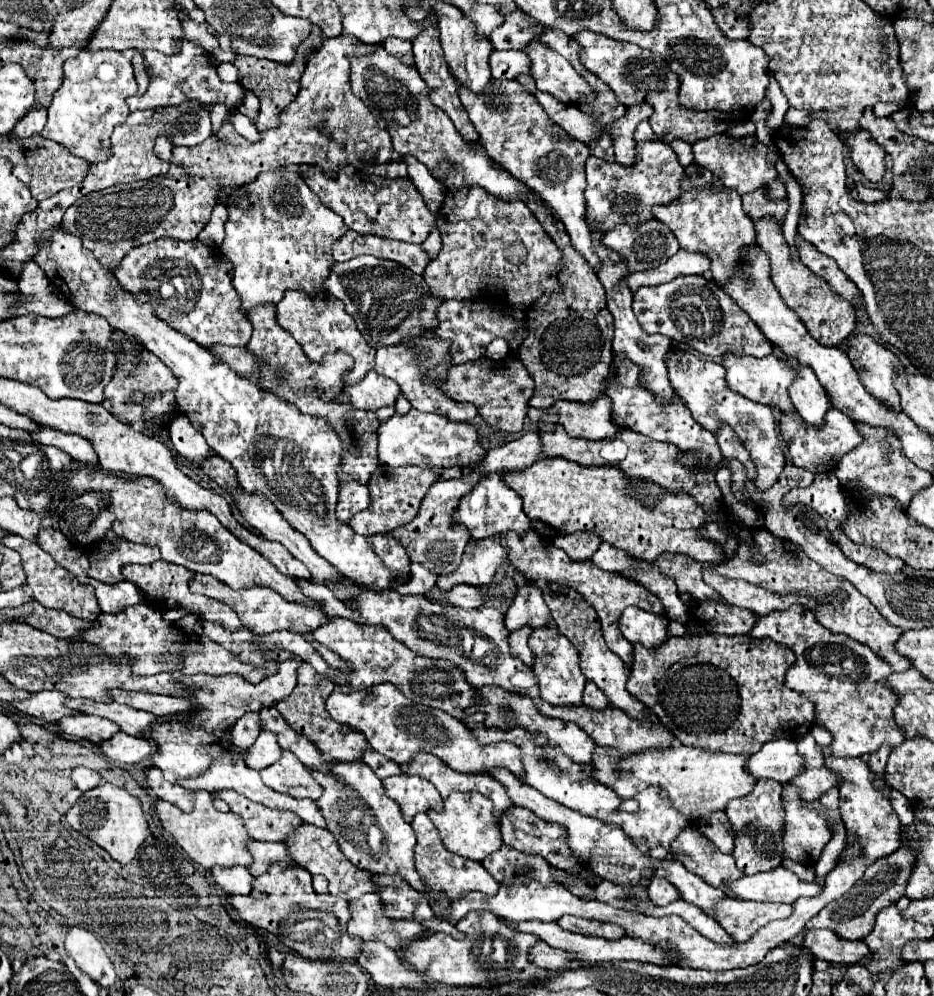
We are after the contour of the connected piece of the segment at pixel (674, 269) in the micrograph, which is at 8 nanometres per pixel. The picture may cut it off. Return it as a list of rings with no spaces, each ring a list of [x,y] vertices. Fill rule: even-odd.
[[[680,249],[676,255],[672,255],[666,263],[652,271],[640,271],[628,275],[628,287],[636,291],[642,285],[660,285],[676,279],[678,275],[704,275],[710,269],[710,257],[702,253],[690,253]]]

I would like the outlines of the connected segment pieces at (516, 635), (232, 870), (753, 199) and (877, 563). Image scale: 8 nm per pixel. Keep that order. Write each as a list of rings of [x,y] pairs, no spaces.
[[[520,627],[520,631],[512,631],[508,635],[510,655],[524,661],[528,667],[532,667],[532,651],[528,647],[528,635],[532,633],[532,627]]]
[[[214,867],[212,869],[214,881],[228,893],[228,895],[252,895],[264,897],[262,893],[252,889],[252,875],[246,867]]]
[[[762,189],[758,191],[752,191],[748,195],[742,197],[742,203],[744,203],[744,213],[752,219],[758,219],[758,217],[764,217],[764,215],[776,215],[776,219],[784,219],[786,211],[788,211],[788,203],[786,201],[780,201],[780,203],[772,203]]]
[[[840,529],[832,531],[832,539],[836,539],[838,547],[844,551],[844,555],[848,555],[848,559],[872,569],[872,571],[880,571],[880,573],[896,573],[904,567],[904,561],[898,557],[890,557],[880,549],[868,547],[868,545],[856,545],[852,543]]]

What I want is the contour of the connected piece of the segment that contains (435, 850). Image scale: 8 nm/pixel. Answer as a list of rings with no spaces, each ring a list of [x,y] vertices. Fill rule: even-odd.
[[[426,813],[416,815],[416,819],[412,821],[412,829],[416,833],[416,849],[414,849],[416,871],[418,871],[418,875],[422,879],[422,883],[426,885],[426,891],[430,893],[432,899],[438,899],[440,893],[442,893],[450,901],[456,901],[456,899],[464,897],[470,891],[496,895],[500,883],[496,883],[496,879],[492,879],[492,875],[484,869],[482,863],[472,861],[472,859],[464,859],[460,855],[454,855],[454,853],[446,851],[440,837],[438,837],[438,831],[436,831],[434,823],[428,819]]]

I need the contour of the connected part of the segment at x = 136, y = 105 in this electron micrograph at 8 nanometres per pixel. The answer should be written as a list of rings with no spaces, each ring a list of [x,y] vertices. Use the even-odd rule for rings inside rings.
[[[184,39],[180,43],[180,53],[170,57],[158,51],[142,51],[142,55],[146,71],[150,73],[150,87],[144,95],[128,97],[130,111],[148,111],[166,105],[178,105],[186,99],[196,99],[204,105],[224,103],[228,107],[236,107],[236,103],[240,103],[242,99],[240,83],[222,83],[218,79],[216,67],[208,63],[208,55],[204,55],[204,49],[200,49],[200,45],[192,45],[192,41]]]

